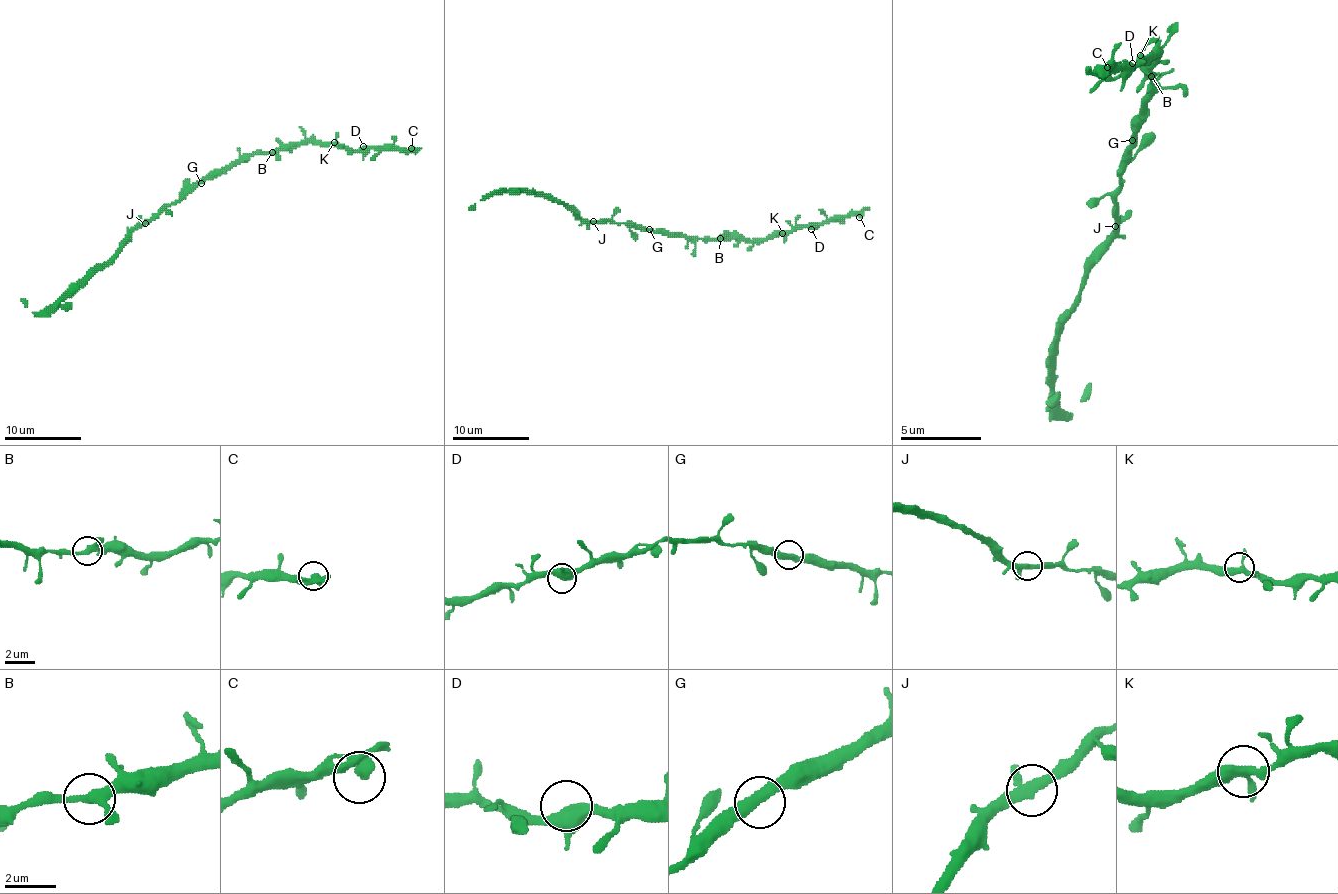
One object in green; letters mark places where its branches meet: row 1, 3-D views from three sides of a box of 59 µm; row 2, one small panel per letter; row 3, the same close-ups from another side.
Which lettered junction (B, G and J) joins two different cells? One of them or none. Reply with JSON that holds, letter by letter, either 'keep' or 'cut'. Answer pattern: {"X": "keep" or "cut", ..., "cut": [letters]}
{"B": "keep", "G": "keep", "J": "keep", "cut": []}

